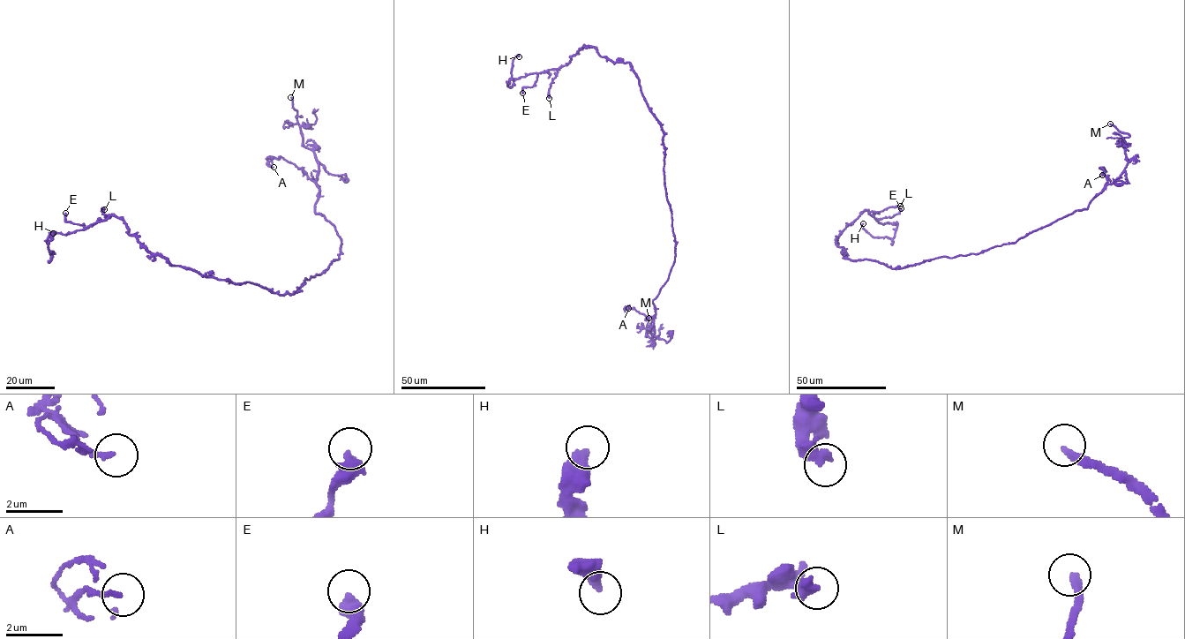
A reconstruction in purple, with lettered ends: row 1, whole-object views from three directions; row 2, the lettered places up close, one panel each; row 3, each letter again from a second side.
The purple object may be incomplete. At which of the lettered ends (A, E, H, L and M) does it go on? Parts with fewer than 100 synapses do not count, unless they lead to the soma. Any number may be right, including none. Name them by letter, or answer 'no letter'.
M

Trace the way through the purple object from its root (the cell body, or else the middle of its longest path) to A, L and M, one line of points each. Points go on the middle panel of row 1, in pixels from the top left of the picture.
A: (663, 136), (674, 260), (652, 301), (655, 315), (648, 318), (633, 308), (624, 310), (628, 308)
L: (663, 136), (630, 63), (612, 63), (594, 47), (581, 48), (558, 69), (549, 98)
M: (663, 136), (675, 255), (652, 301), (651, 337), (648, 330), (646, 335), (648, 318)

